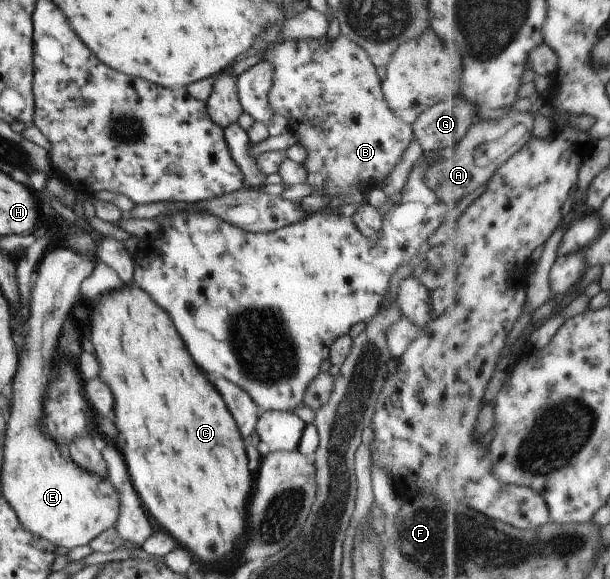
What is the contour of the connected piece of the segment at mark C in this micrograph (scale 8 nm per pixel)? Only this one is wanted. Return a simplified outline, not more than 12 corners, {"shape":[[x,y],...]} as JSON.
{"shape":[[143,289],[91,343],[142,506],[195,561],[247,531],[221,395]]}

